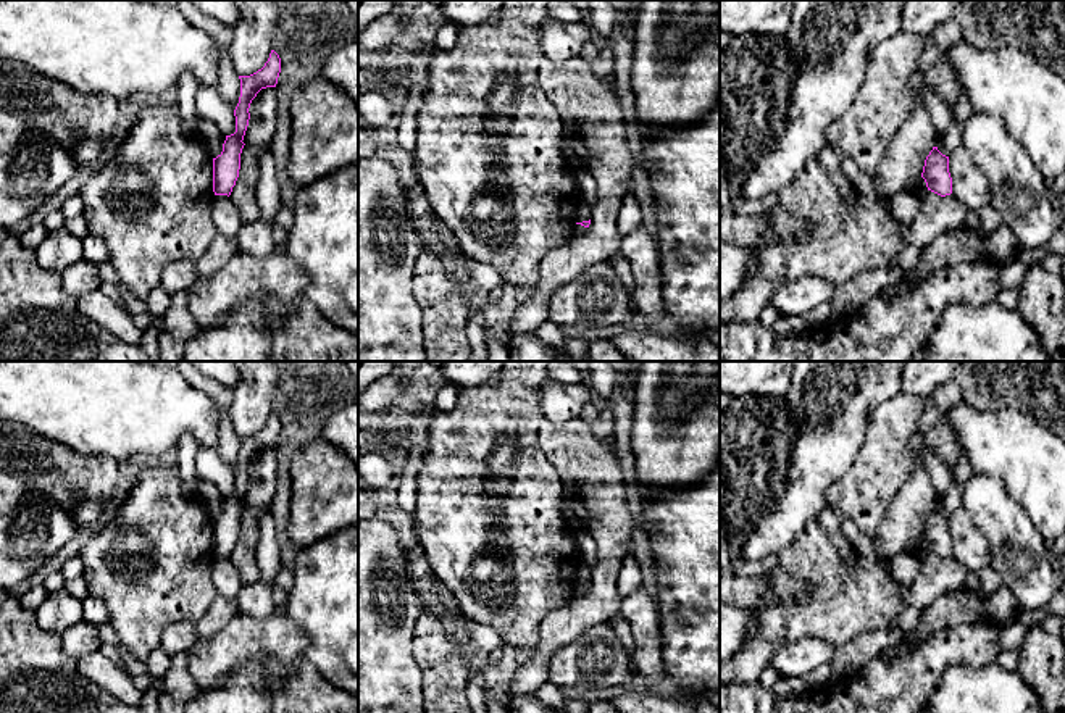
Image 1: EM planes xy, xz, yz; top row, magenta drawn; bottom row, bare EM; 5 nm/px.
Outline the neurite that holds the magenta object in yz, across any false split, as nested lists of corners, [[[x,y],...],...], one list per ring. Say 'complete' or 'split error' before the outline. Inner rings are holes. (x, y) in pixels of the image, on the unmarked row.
complete | [[[933,508],[926,518],[921,539],[925,540],[928,552],[941,558],[952,555],[949,518],[942,516],[938,508]]]

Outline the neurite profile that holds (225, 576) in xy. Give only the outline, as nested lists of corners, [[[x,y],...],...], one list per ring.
[[[215,557],[211,565],[211,581],[218,597],[236,600],[242,589],[240,576],[228,557]]]

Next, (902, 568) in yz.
[[[923,539],[912,542],[905,550],[889,558],[889,577],[900,589],[908,589],[928,553]]]

